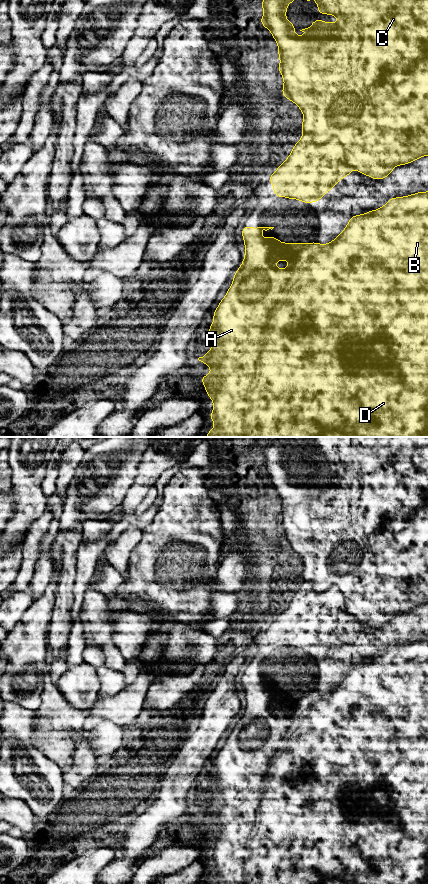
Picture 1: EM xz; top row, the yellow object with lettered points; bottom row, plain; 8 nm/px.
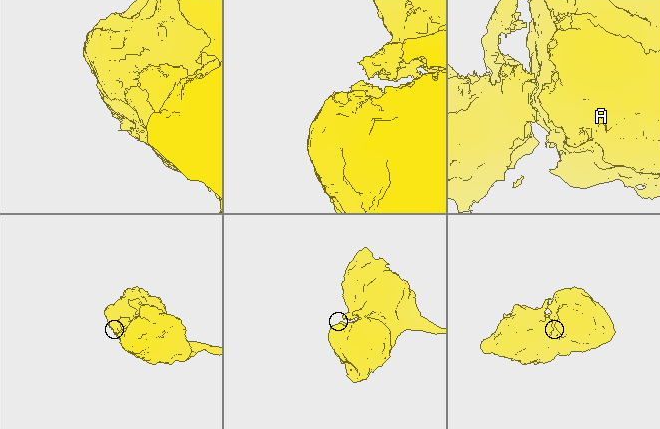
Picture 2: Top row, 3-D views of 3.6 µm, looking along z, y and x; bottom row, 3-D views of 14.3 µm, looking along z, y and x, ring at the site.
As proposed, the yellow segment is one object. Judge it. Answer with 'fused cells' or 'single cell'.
fused cells

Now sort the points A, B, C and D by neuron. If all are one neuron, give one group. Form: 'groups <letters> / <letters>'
groups A B D / C

